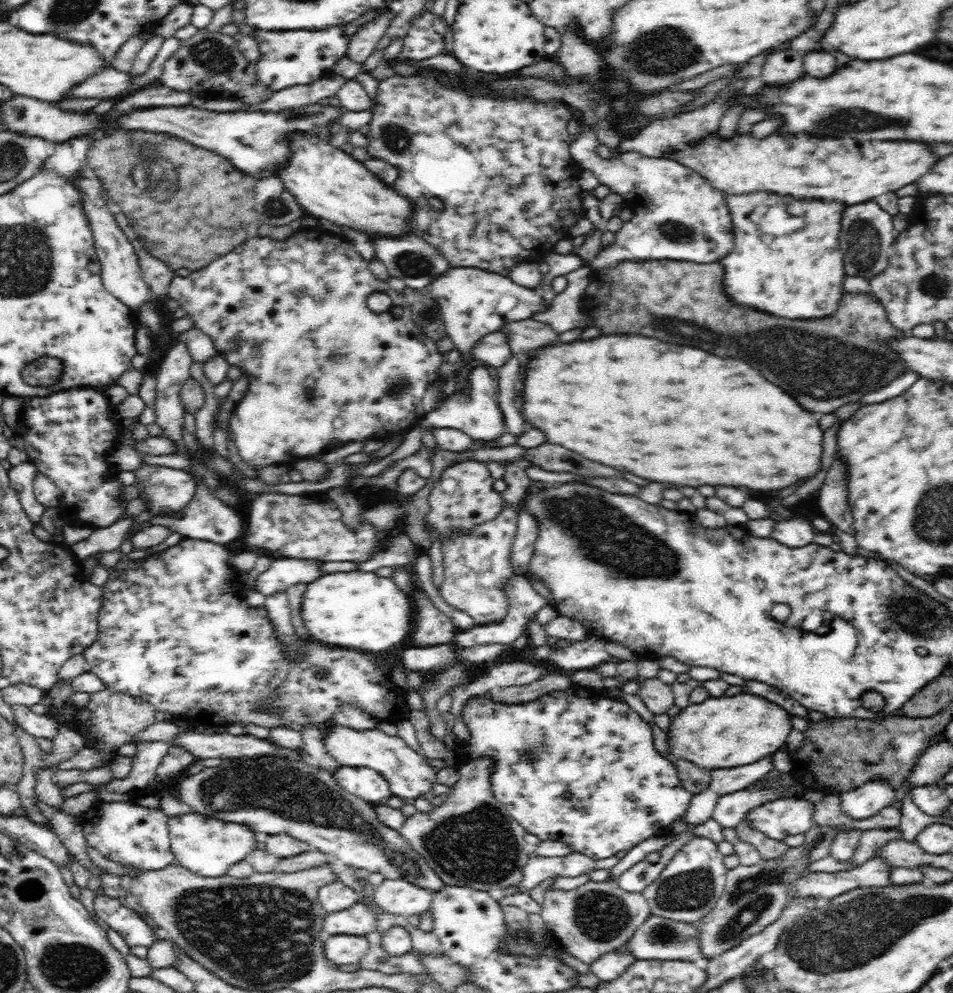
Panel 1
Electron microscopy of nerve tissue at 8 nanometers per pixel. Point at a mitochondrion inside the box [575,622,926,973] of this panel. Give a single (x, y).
(751, 897)

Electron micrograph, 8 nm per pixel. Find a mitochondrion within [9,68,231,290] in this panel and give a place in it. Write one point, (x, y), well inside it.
(155, 169)

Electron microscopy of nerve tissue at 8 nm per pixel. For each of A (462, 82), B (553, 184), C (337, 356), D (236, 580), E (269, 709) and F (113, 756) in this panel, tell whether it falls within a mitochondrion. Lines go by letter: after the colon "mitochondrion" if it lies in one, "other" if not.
A: other
B: other
C: mitochondrion
D: other
E: other
F: other

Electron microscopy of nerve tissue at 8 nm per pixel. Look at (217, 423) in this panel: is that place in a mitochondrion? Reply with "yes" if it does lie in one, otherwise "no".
no

